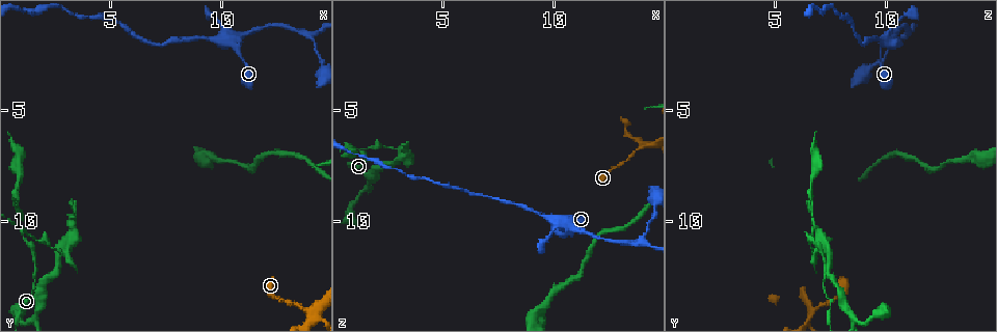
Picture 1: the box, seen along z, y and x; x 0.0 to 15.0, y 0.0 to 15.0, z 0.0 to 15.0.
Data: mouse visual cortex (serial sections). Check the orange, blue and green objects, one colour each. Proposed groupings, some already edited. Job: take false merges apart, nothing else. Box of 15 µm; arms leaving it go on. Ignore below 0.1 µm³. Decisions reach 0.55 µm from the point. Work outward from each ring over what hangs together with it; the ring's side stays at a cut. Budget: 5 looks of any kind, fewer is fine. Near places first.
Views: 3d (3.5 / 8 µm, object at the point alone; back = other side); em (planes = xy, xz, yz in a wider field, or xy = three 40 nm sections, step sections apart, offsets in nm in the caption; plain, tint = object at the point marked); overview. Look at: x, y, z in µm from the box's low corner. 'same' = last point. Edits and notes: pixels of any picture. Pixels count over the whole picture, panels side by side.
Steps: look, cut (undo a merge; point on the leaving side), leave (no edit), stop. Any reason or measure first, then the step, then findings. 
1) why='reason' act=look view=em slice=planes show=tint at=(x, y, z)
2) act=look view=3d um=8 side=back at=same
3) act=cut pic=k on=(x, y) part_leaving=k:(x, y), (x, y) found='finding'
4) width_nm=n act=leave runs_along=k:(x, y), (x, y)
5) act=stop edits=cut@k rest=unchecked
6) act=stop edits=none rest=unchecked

why='sudden change in width' act=look view=3d um=8 at=(1.2, 10.9, 6.7)

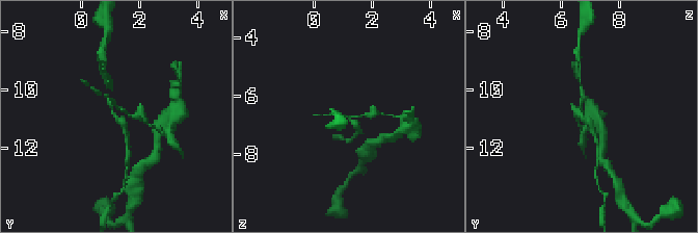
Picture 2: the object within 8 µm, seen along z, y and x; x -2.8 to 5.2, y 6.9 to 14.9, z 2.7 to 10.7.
arms=3 arm_widths_nm=100,150,200 act=look view=em slice=planes show=tint at=(1.2, 10.9, 6.7)

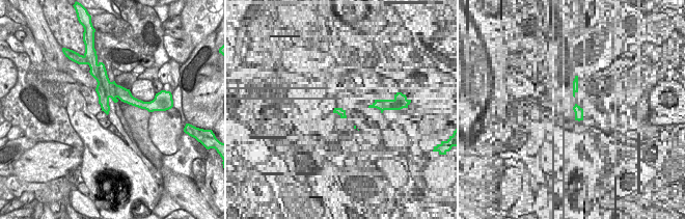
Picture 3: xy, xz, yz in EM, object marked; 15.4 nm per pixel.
width_nm=280 act=cut pic=2 on=(137, 114) part_leaving=2:(121, 111), (140, 113), (156, 129) found='a second cell is stuck on'

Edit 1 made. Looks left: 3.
act=look view=overview

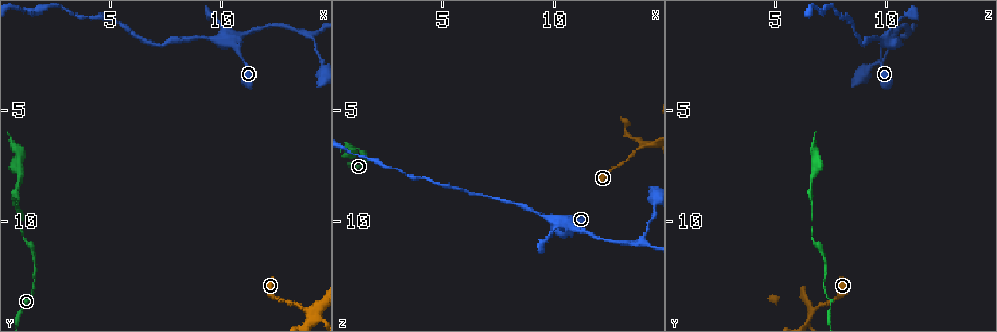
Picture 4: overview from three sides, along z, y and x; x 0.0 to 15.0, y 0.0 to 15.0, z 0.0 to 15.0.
why='branch point' act=look view=3d um=3.5 at=(10.3, 1.9, 10.0)

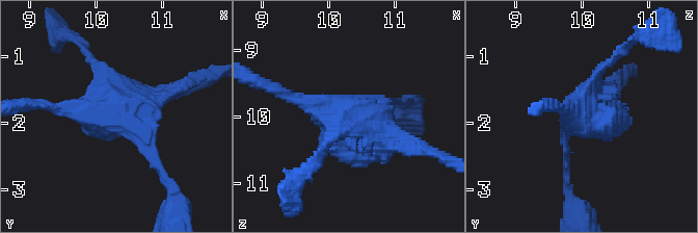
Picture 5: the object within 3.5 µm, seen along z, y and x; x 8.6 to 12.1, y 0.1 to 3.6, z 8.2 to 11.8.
why='shape alone is not enough' act=look view=em slice=xy step=1 show=tint at=(10.25, 1.90, 9.95)

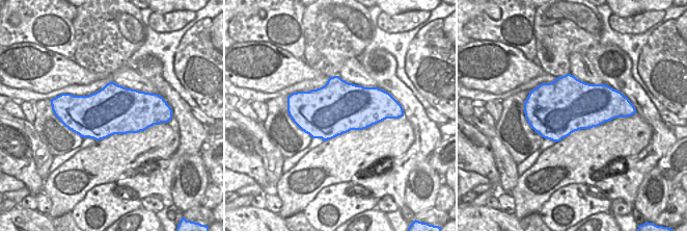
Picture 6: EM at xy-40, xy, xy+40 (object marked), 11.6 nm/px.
act=leave runs_along=5:(157, 160), (122, 112), (49, 106) found='one cell here'

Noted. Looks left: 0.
act=stop edits=cut@2 rest=unchecked

